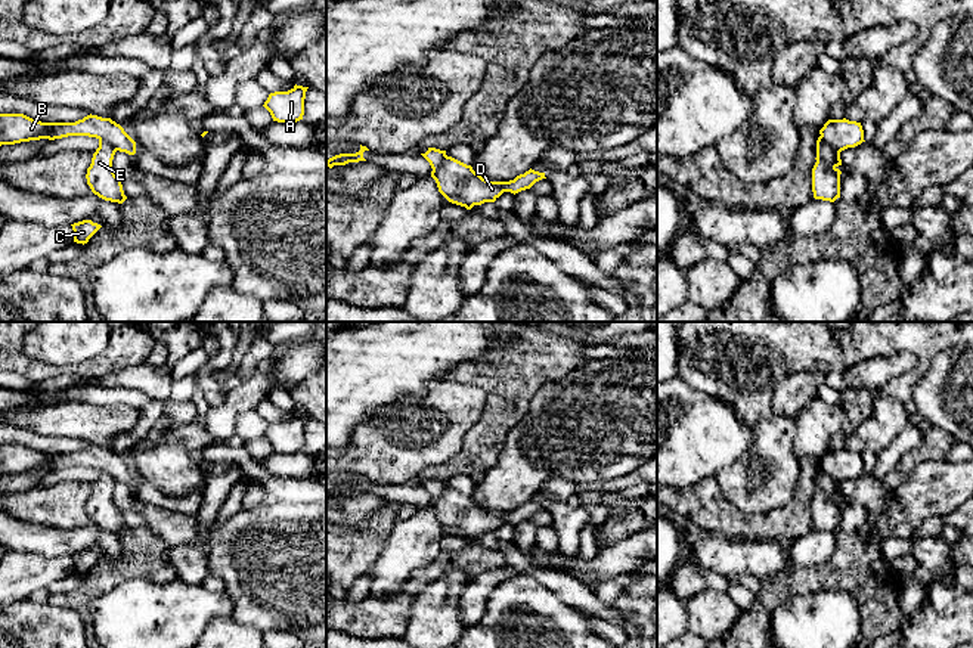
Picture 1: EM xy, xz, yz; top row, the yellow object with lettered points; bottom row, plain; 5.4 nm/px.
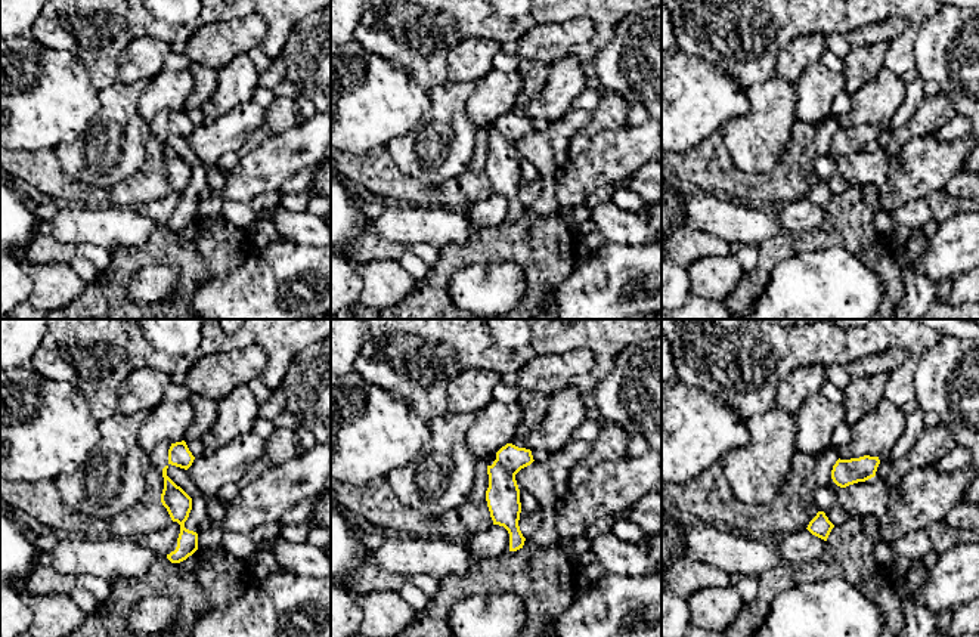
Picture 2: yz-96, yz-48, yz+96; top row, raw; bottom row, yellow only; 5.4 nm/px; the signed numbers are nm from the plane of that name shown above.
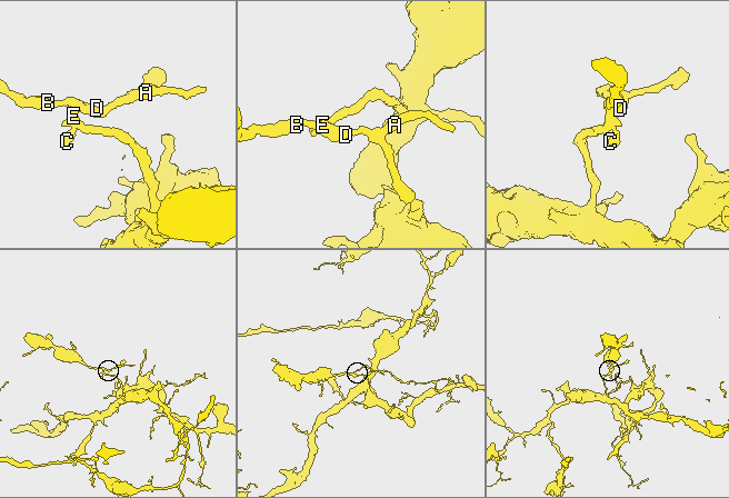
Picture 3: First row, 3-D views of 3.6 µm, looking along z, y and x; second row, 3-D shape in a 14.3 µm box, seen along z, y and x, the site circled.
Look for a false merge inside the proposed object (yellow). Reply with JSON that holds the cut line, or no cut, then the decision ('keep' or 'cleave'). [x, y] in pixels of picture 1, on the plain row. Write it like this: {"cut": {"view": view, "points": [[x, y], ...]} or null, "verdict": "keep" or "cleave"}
{"cut": {"view": "yz", "points": [[820, 467], [839, 483]]}, "verdict": "cleave"}

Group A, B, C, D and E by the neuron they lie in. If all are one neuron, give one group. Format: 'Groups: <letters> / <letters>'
Groups: A B D / C E

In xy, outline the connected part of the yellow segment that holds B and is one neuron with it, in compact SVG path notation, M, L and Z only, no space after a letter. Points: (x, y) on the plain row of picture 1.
M0 444L0 477L68 466L96 468L111 474L115 481L136 484L136 472L111 449L90 444L75 453L41 453L24 444Z

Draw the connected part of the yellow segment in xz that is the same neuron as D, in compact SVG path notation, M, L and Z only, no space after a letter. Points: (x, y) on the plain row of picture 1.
M452 487L431 502L439 523L452 534L471 540L474 536L495 533L503 523L518 524L546 509L545 503L529 500L509 512L489 512L478 503Z

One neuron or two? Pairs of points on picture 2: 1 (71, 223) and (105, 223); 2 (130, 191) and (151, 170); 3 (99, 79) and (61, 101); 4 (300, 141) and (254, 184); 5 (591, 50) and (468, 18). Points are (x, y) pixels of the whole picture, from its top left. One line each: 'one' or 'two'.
1: one
2: one
3: two
4: one
5: one

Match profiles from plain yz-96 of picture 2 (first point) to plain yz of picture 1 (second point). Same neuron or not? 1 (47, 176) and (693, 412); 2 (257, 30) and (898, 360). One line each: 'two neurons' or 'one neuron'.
1: two neurons
2: one neuron

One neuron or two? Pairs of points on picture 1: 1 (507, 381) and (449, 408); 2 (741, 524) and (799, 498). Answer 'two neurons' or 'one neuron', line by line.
1: two neurons
2: one neuron

